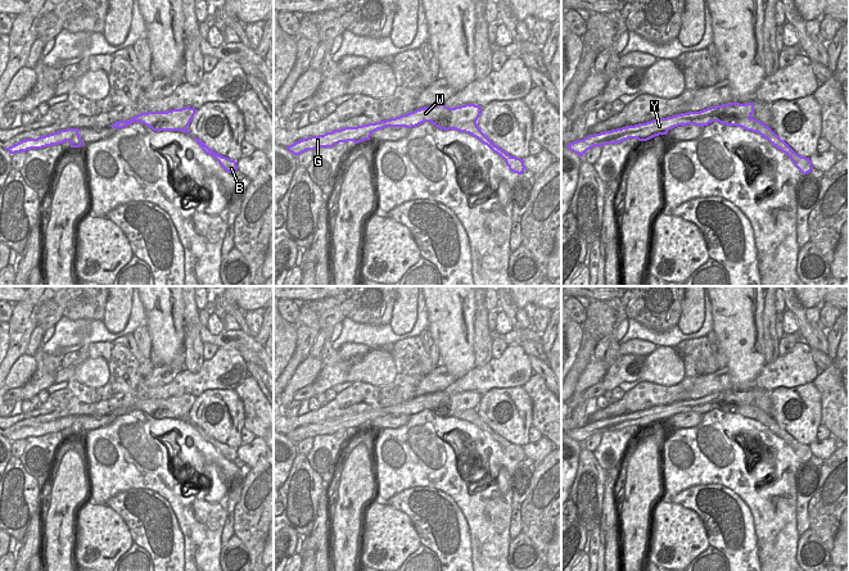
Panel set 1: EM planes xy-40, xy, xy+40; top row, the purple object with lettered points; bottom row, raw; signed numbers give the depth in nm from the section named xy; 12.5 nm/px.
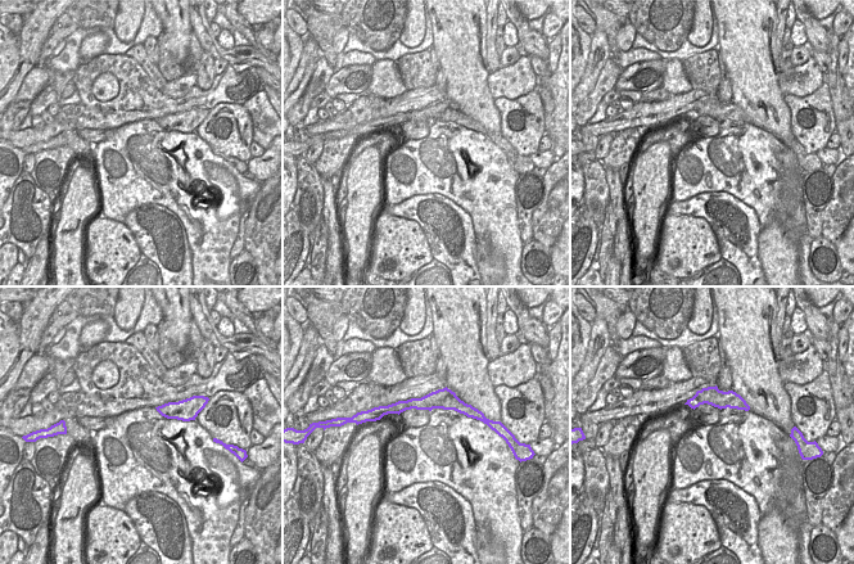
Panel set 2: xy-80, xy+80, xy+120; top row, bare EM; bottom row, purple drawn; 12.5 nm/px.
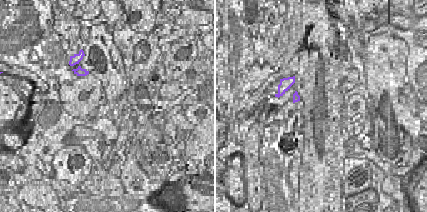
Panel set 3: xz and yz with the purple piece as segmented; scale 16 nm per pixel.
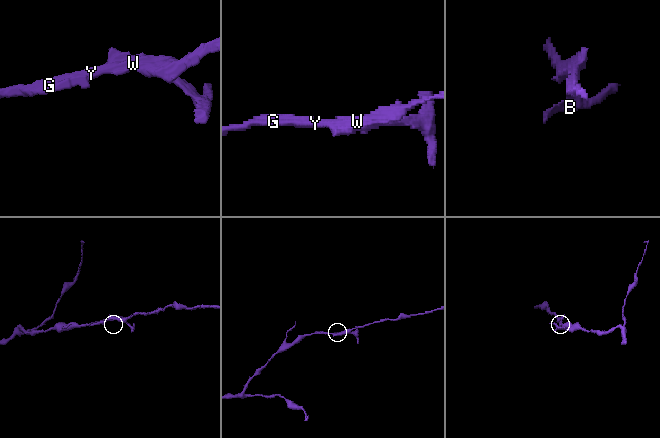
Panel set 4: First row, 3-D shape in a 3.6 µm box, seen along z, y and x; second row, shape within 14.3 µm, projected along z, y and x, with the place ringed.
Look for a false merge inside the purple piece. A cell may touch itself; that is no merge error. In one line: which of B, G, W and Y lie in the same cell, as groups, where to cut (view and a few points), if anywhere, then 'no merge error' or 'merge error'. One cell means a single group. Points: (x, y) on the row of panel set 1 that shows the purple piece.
B / G W Y | xy+40 (767, 126), (763, 136) | merge error

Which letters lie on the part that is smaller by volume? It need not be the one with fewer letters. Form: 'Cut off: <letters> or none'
Cut off: B

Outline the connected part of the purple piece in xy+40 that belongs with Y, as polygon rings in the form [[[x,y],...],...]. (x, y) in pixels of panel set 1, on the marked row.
[[[730,103],[710,107],[700,112],[681,113],[667,118],[652,119],[646,123],[626,126],[622,128],[588,135],[583,140],[577,140],[566,145],[566,148],[583,157],[583,154],[593,146],[604,146],[608,144],[619,144],[628,139],[647,141],[659,135],[667,135],[669,130],[678,126],[708,126],[712,122],[719,122],[726,126],[739,126],[746,131],[766,136],[767,127],[758,119],[754,119],[754,103]]]

